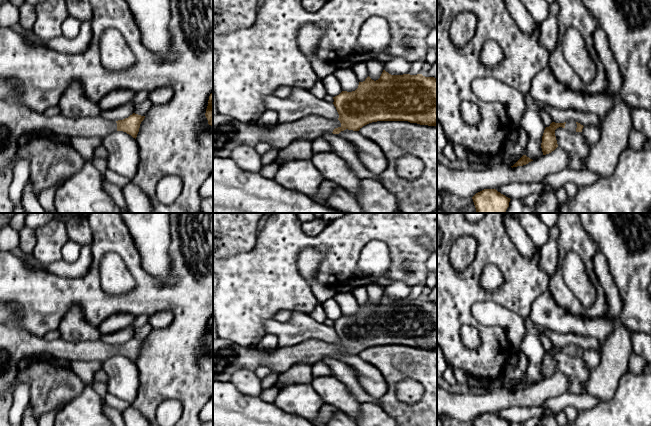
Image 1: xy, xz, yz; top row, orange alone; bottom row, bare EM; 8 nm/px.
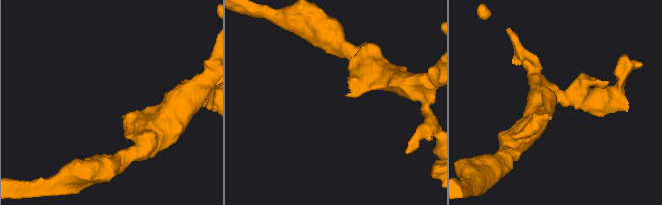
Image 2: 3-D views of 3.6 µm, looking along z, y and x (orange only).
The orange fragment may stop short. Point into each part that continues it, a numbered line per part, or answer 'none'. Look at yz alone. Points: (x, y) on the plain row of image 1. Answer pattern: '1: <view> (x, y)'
1: yz (570, 349)

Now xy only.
1: xy (16, 344)

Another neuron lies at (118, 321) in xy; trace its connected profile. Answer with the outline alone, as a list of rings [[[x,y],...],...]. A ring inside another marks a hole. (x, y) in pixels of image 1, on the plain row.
[[[115,313],[106,318],[98,326],[98,330],[102,335],[112,334],[133,325],[134,319],[135,316],[130,313]]]

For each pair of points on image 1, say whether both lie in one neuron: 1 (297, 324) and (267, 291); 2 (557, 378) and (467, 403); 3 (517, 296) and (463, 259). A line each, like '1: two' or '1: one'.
1: two
2: one
3: two

